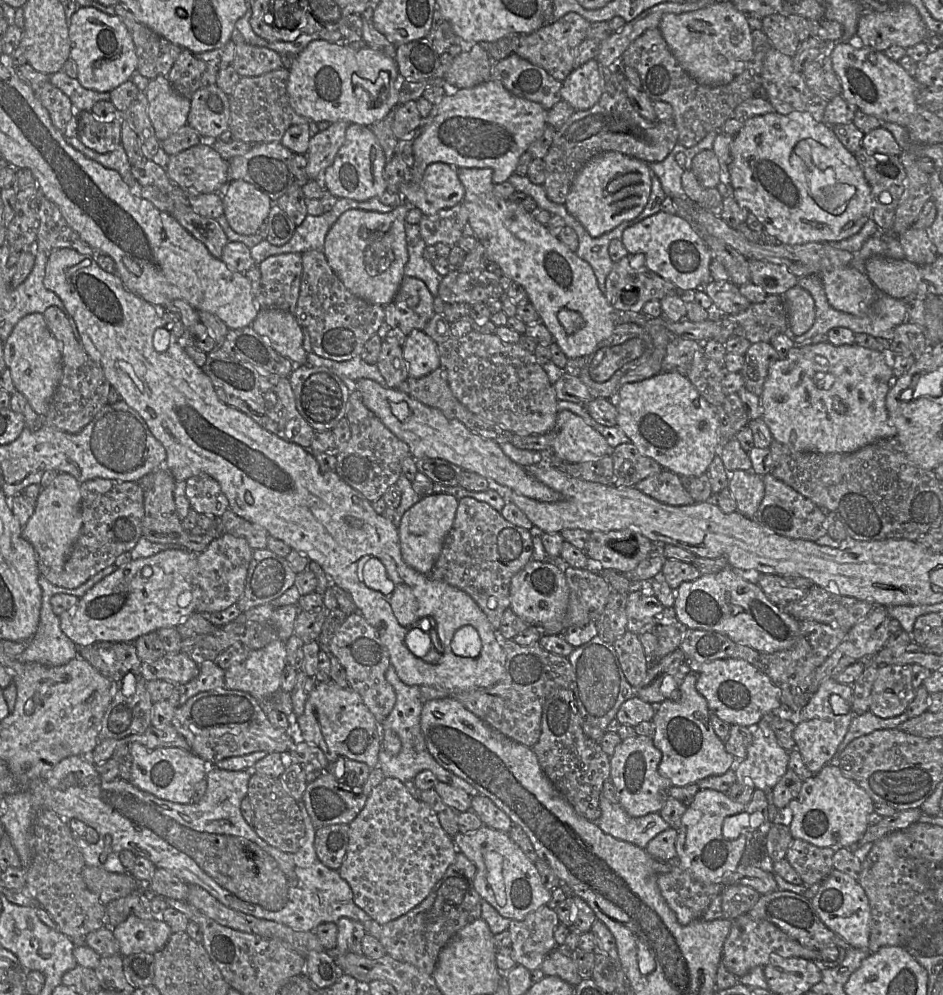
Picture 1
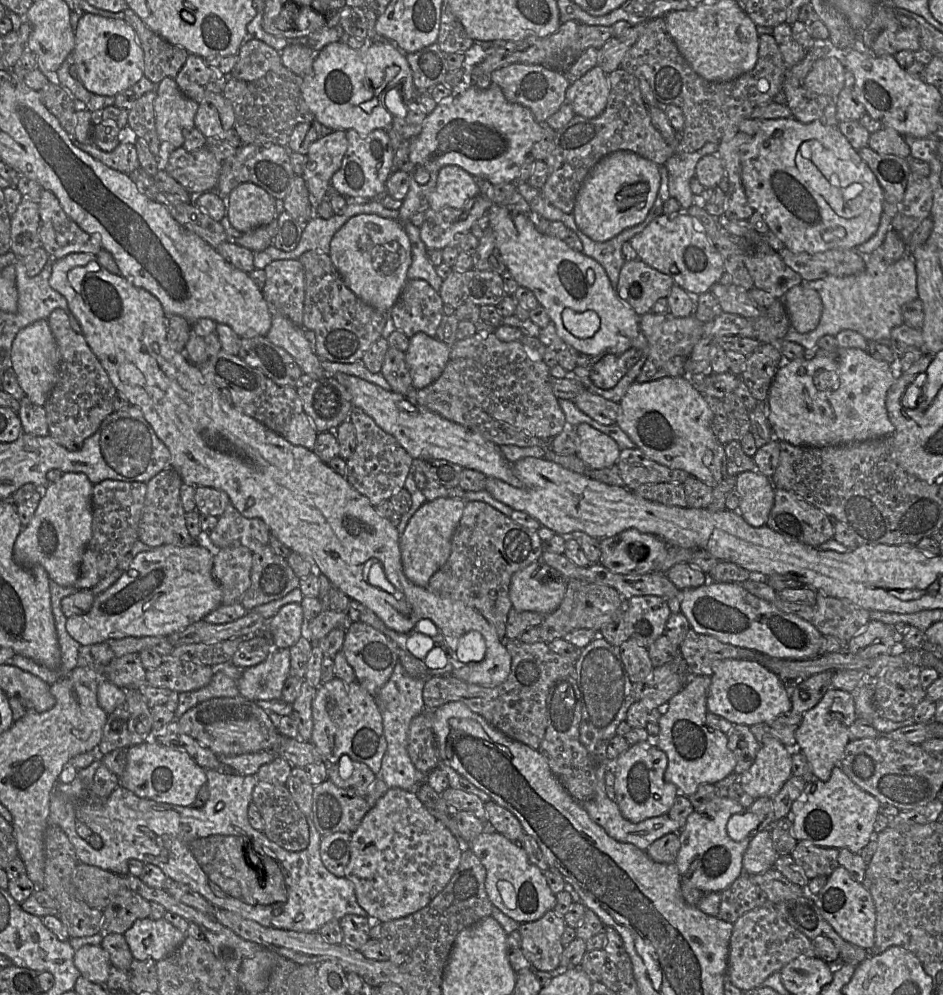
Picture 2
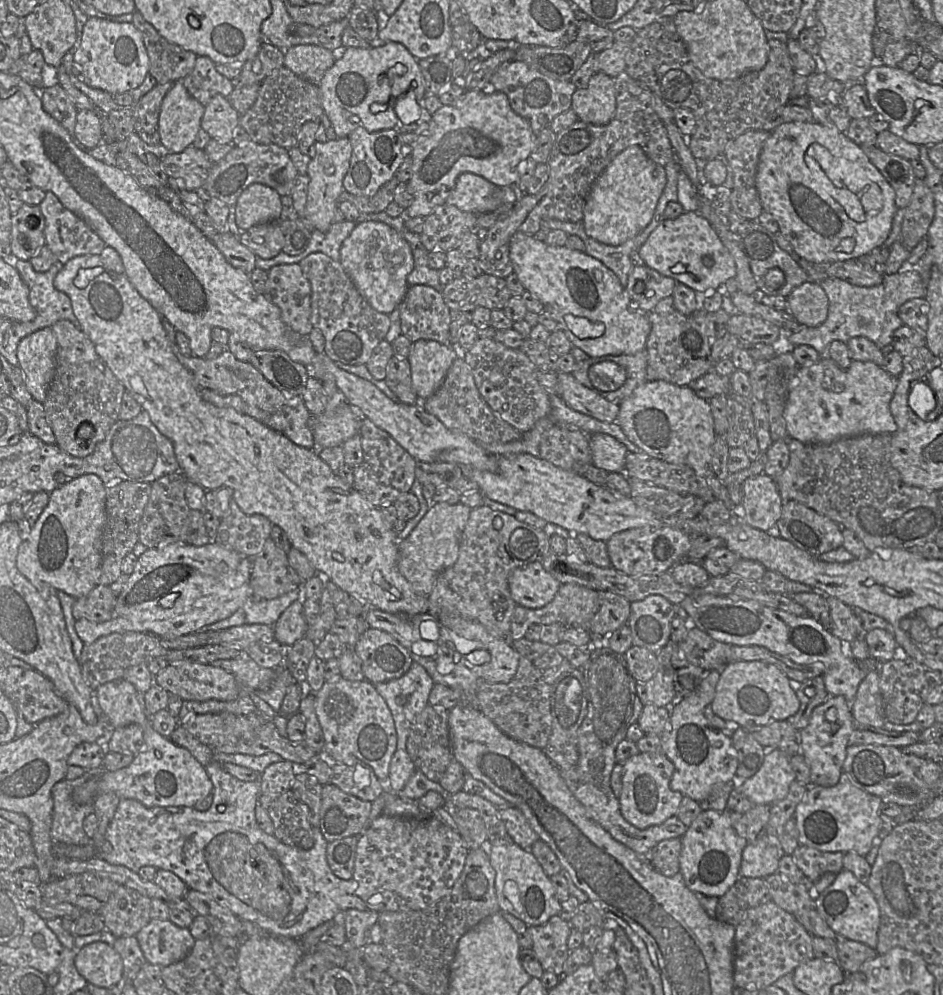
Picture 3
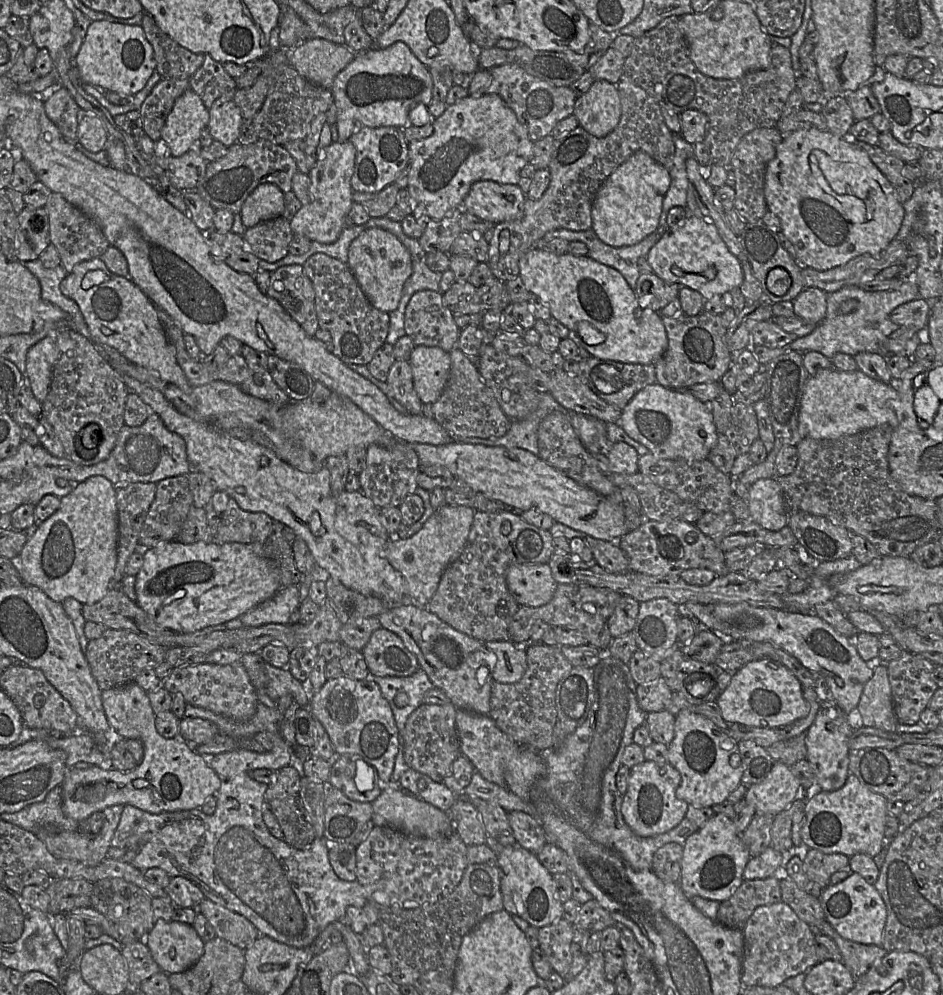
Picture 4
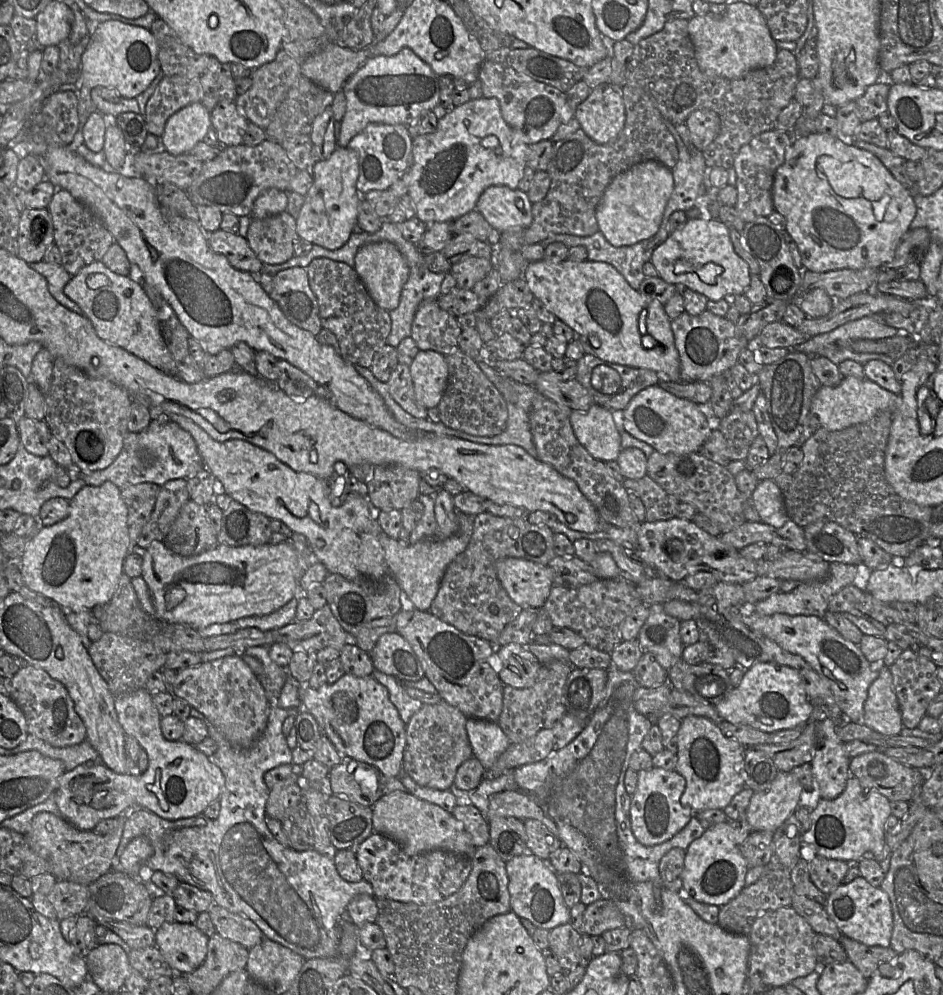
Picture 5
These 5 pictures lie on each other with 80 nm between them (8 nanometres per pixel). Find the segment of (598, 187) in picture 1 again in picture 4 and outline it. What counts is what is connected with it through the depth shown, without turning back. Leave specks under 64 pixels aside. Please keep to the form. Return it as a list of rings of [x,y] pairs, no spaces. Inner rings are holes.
[[[637,151],[621,164],[602,184],[592,203],[592,227],[598,238],[612,247],[634,245],[653,233],[662,212],[663,199],[670,188],[670,172],[647,153]]]

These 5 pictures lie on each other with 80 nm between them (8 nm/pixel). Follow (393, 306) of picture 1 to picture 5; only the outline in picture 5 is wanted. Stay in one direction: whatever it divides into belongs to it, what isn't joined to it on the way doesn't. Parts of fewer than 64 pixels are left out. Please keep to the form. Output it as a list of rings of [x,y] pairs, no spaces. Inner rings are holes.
[[[429,299],[418,306],[410,337],[419,350],[432,350],[447,356],[458,350],[461,332],[456,316],[441,309],[438,300]]]

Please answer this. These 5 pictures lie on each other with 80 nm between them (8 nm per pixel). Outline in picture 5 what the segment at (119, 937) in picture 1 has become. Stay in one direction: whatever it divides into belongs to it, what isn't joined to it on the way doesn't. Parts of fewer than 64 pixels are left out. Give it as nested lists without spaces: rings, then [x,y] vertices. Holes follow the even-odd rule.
[[[163,923],[155,932],[155,947],[178,974],[195,971],[207,955],[209,937],[193,924]]]

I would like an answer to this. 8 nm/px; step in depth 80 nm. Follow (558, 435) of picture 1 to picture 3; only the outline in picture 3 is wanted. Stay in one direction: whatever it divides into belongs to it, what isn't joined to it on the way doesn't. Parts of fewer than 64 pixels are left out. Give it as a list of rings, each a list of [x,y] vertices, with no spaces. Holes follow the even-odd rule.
[[[592,433],[586,435],[588,435],[592,464],[608,473],[623,473],[625,469],[626,455],[629,452],[627,447],[608,434]]]

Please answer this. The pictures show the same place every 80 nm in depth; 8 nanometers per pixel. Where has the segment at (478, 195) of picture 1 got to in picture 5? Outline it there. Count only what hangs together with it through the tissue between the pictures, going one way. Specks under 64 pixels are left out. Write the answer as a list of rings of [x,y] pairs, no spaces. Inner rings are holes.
[[[542,259],[527,264],[522,277],[533,295],[557,319],[566,323],[576,332],[576,340],[583,344],[586,354],[593,354],[601,360],[613,364],[652,370],[658,374],[659,381],[681,381],[679,354],[675,346],[671,320],[665,312],[664,305],[633,289],[614,266],[605,262],[589,260],[576,262],[566,259],[559,263],[553,263]],[[644,309],[647,309],[647,317],[644,326],[643,323],[640,326],[639,318]],[[645,331],[656,342],[656,345],[651,349],[645,348],[642,344],[643,335],[646,335]],[[590,334],[596,334],[599,337],[599,347],[590,345],[588,342]]]

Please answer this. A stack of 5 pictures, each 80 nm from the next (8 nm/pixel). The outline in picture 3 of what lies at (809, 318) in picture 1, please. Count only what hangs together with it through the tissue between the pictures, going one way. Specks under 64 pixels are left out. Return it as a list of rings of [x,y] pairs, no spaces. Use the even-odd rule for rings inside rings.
[[[806,281],[787,297],[788,311],[801,327],[821,325],[828,315],[828,297],[819,283]]]

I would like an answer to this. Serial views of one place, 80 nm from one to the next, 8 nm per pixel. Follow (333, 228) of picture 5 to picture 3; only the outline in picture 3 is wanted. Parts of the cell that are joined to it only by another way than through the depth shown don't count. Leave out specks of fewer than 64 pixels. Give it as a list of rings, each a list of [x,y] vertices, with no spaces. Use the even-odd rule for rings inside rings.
[[[337,138],[326,142],[316,142],[314,156],[307,168],[309,177],[308,200],[301,219],[312,230],[326,232],[334,223],[339,197],[344,190],[343,179],[349,169],[352,146],[348,138]]]

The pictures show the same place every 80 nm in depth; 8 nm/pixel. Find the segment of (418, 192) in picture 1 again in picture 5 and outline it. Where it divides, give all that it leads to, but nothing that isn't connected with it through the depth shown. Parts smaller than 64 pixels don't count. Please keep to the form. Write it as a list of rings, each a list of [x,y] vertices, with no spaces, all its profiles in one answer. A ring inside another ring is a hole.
[[[503,185],[485,189],[475,210],[499,232],[521,231],[529,227],[533,220],[532,202],[527,193]]]

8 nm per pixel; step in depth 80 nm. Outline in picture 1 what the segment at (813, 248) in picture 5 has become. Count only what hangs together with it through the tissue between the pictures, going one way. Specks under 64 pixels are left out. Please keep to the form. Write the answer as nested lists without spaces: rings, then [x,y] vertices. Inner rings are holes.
[[[777,111],[747,119],[740,131],[734,135],[731,144],[731,161],[728,166],[730,185],[738,204],[754,214],[763,224],[764,229],[784,244],[805,244],[809,242],[836,242],[858,233],[869,219],[872,219],[873,198],[870,185],[854,155],[837,138],[832,127],[825,122],[816,121],[807,112],[794,111],[780,114]]]

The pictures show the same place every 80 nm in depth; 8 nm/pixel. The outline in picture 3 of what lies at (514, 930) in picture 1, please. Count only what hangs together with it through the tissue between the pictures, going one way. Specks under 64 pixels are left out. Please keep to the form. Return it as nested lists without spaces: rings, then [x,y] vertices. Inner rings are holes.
[[[559,915],[552,916],[545,924],[538,926],[528,926],[529,933],[533,940],[532,950],[543,967],[544,971],[554,973],[559,976],[563,974],[564,963],[570,952],[567,941],[572,926],[563,920]]]

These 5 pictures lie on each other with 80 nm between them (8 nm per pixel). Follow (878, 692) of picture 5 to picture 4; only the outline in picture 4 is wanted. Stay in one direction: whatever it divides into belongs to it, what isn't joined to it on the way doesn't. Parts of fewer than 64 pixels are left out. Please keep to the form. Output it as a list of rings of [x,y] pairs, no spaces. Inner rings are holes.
[[[887,664],[873,668],[873,676],[865,684],[857,708],[856,723],[887,732],[896,732],[898,724],[893,709]]]

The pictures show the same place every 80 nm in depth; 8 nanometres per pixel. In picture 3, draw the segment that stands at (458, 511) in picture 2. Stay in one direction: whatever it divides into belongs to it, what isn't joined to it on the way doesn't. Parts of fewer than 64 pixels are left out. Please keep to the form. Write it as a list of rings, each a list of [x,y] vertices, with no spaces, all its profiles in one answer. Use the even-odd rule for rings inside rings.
[[[461,502],[433,503],[409,536],[399,540],[398,568],[416,593],[429,597],[441,572],[457,561],[461,536],[471,510],[469,506]]]

